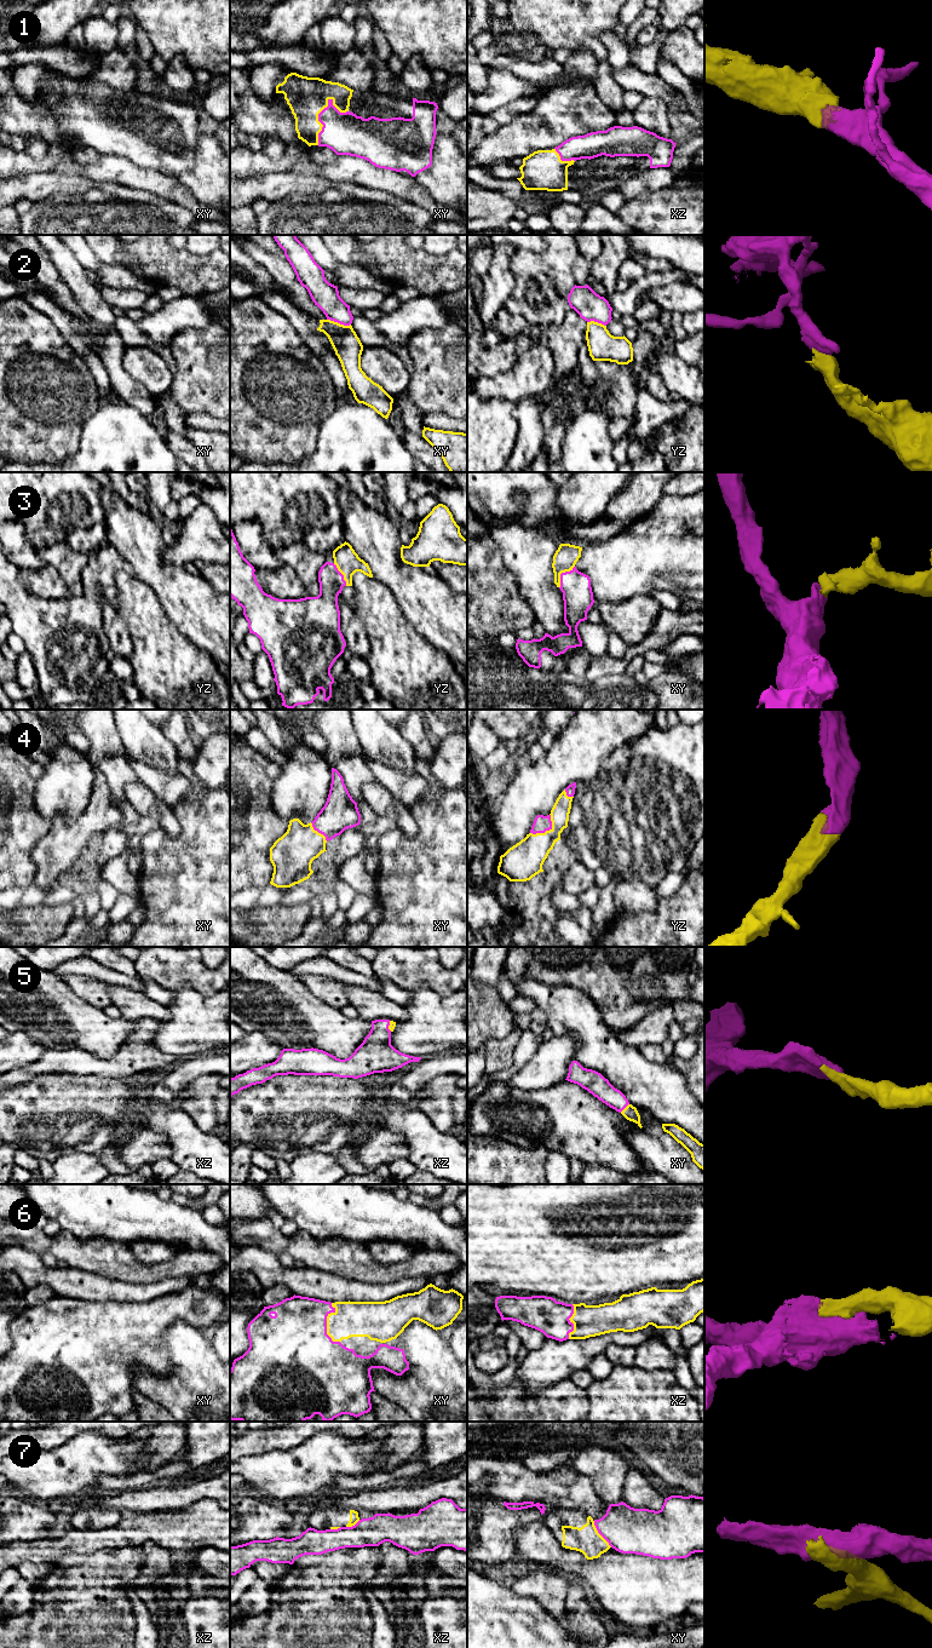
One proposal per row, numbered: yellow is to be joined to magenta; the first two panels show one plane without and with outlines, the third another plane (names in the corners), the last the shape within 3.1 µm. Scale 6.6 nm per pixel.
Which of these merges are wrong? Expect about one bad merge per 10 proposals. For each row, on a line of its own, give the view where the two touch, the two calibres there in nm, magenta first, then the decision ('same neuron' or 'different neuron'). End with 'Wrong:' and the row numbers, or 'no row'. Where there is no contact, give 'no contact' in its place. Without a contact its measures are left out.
1: contact in xy; calibres 280 and 260 nm; same neuron
2: contact in xy; calibres 180 and 190 nm; different neuron
3: contact in xy; calibres 200 and 160 nm; same neuron
4: contact in yz; calibres 110 and 240 nm; same neuron
5: contact in xy; calibres 140 and 90 nm; same neuron
6: contact in xy; calibres 460 and 240 nm; same neuron
7: contact in xy; calibres 300 and 180 nm; different neuron
Wrong: 2, 7

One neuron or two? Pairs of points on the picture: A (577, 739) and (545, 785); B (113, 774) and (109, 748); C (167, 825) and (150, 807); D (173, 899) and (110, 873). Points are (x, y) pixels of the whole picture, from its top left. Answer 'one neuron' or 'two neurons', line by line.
A: one neuron
B: one neuron
C: one neuron
D: two neurons

